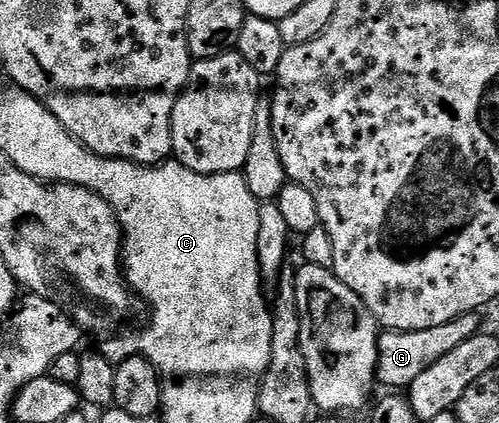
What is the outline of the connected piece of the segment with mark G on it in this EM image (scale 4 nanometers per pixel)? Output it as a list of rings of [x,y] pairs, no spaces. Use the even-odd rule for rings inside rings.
[[[471,311],[454,321],[446,321],[446,325],[437,325],[435,329],[414,329],[413,331],[381,330],[378,345],[378,361],[376,362],[376,382],[384,389],[407,389],[411,383],[430,365],[442,361],[446,353],[451,353],[462,341],[470,341],[470,337],[481,334],[481,316]]]

